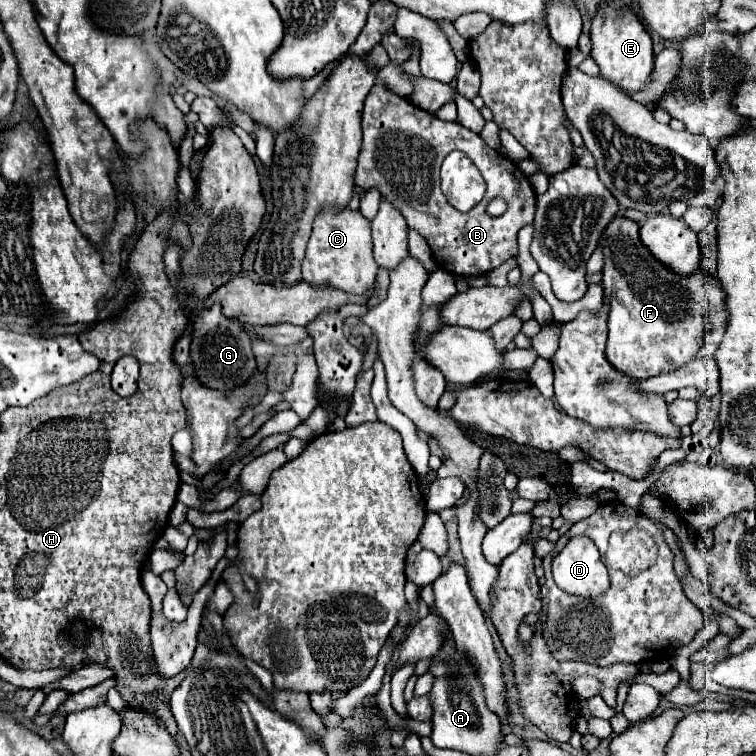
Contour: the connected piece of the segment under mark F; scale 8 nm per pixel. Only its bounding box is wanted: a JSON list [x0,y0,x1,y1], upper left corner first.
[601,214,727,380]

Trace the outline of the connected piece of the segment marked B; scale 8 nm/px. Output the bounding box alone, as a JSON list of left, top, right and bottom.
[355,82,535,278]

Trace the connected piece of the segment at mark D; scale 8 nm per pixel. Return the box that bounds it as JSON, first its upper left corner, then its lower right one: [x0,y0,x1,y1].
[551,536,609,598]

